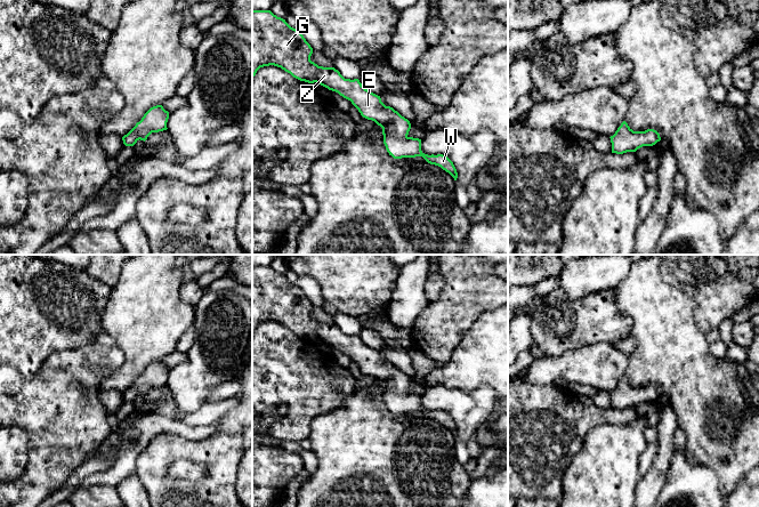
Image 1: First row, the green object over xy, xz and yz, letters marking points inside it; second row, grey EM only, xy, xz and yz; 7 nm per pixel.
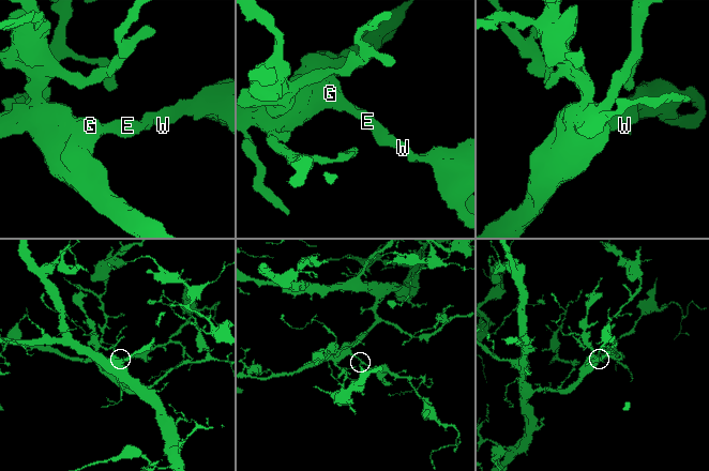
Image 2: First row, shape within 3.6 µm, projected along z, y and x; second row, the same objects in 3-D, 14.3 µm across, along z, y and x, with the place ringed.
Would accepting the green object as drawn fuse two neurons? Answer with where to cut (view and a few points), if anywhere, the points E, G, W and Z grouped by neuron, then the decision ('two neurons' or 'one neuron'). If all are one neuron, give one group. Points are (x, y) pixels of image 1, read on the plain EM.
no cut; E G W Z; one neuron

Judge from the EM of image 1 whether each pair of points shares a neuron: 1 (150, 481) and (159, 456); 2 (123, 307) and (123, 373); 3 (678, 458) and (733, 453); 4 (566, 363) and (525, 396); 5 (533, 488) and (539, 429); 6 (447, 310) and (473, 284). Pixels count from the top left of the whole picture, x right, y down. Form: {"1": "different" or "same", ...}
{"1": "same", "2": "same", "3": "different", "4": "different", "5": "same", "6": "same"}

